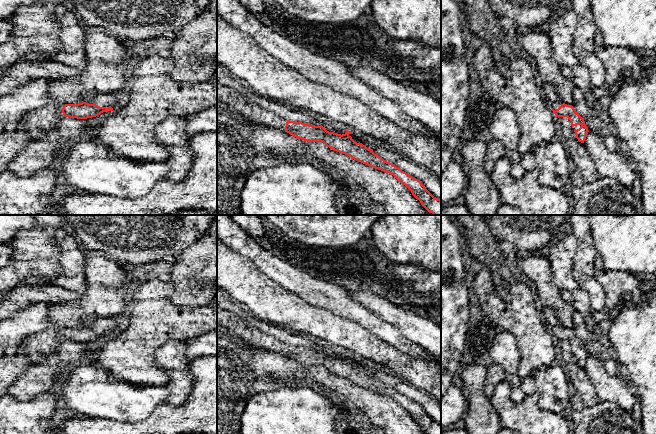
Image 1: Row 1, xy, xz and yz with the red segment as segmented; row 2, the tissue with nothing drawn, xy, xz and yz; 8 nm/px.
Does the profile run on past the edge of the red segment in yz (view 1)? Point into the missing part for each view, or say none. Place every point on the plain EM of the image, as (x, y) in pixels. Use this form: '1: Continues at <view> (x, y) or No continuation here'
1: Continues at yz (550, 319)

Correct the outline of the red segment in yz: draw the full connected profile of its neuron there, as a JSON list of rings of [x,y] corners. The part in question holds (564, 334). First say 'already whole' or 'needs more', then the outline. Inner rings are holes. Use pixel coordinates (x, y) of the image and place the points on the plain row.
needs more | [[[543,307],[542,313],[544,315],[543,321],[551,331],[556,341],[567,341],[571,346],[576,359],[575,361],[579,366],[584,367],[589,356],[584,343],[576,336],[572,329],[567,329],[562,325],[550,308]]]

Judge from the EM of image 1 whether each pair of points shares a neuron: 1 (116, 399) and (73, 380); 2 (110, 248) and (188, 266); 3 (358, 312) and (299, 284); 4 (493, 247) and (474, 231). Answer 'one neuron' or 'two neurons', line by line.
1: one neuron
2: two neurons
3: one neuron
4: one neuron

